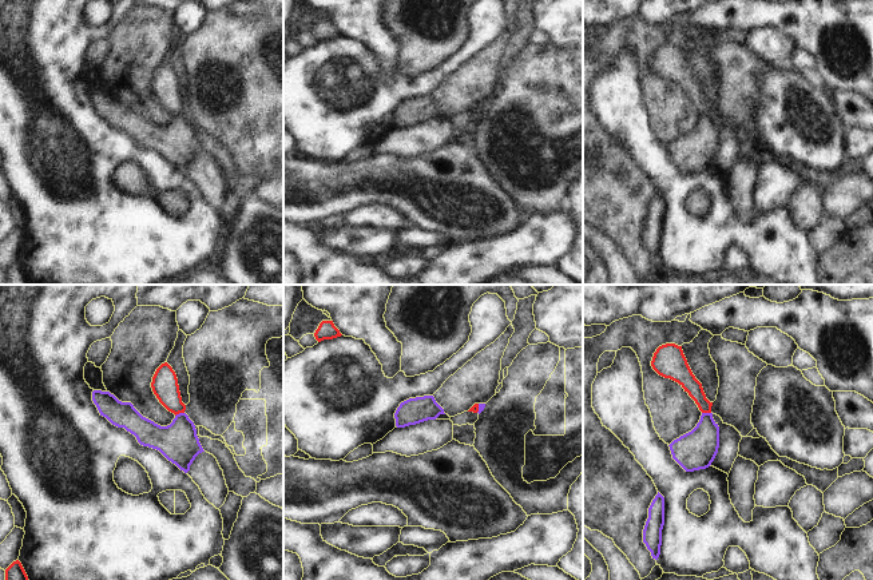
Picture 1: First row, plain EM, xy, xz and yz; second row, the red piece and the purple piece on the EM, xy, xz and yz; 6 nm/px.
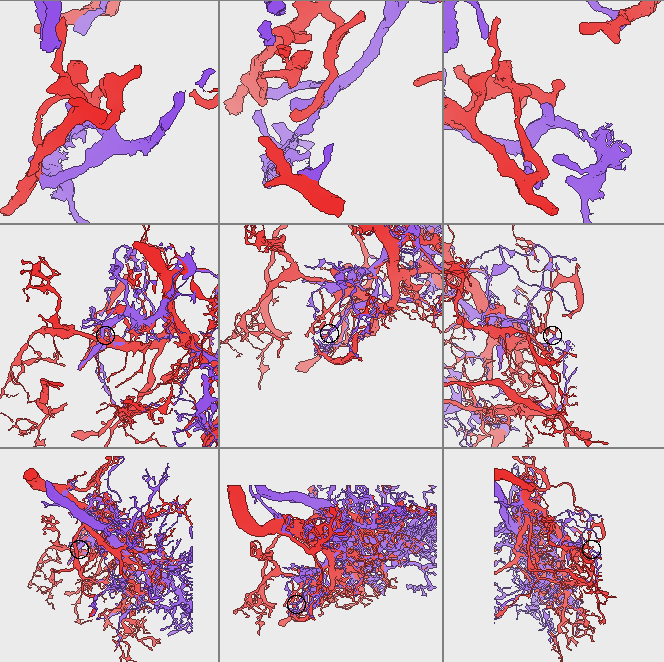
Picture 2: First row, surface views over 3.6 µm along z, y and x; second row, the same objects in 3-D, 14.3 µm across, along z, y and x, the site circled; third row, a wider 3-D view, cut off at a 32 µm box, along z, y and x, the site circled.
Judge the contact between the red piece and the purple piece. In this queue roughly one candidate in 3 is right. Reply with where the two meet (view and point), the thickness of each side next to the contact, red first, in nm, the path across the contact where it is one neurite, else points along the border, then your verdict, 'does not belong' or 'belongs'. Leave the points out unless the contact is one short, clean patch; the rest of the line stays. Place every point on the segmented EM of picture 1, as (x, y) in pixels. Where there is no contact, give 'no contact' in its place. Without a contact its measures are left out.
meets red in xy at (179, 412); 160 nm thick on the red side, 240 nm on the other; does not belong

